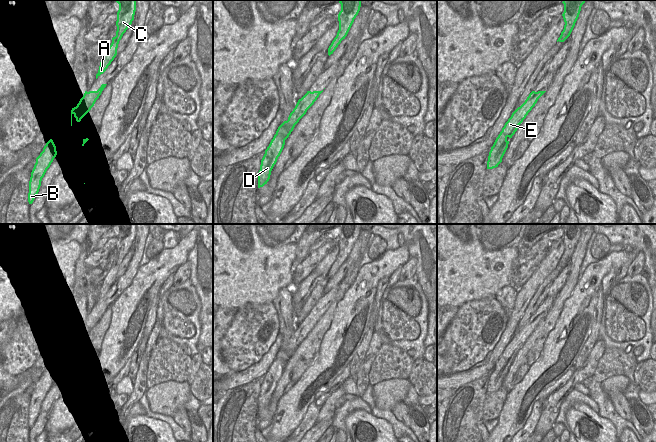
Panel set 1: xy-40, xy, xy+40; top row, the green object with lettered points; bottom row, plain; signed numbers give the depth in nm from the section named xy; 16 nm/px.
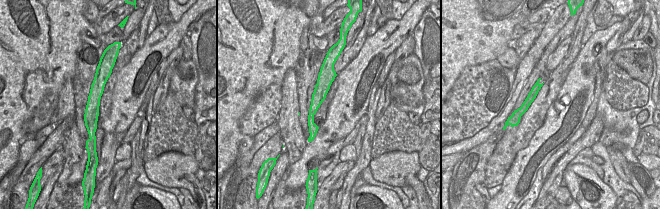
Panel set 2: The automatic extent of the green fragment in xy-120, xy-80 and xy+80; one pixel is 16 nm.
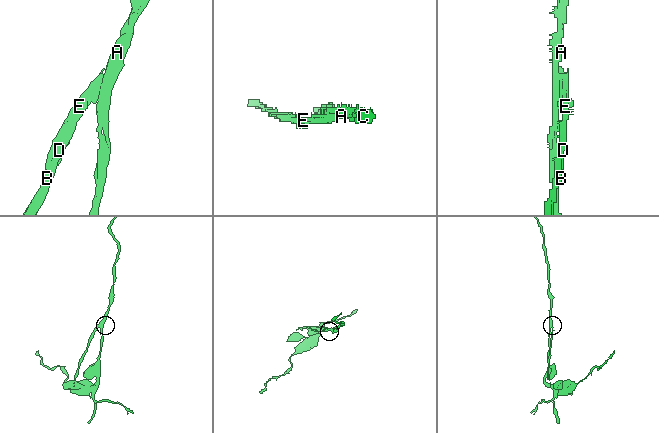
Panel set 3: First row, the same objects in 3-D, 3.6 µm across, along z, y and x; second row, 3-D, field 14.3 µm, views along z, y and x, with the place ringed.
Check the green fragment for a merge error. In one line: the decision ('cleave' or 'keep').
cleave

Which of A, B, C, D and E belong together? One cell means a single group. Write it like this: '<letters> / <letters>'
A C / B D E

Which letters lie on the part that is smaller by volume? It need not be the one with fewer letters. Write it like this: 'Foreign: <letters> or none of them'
Foreign: B, D, E

